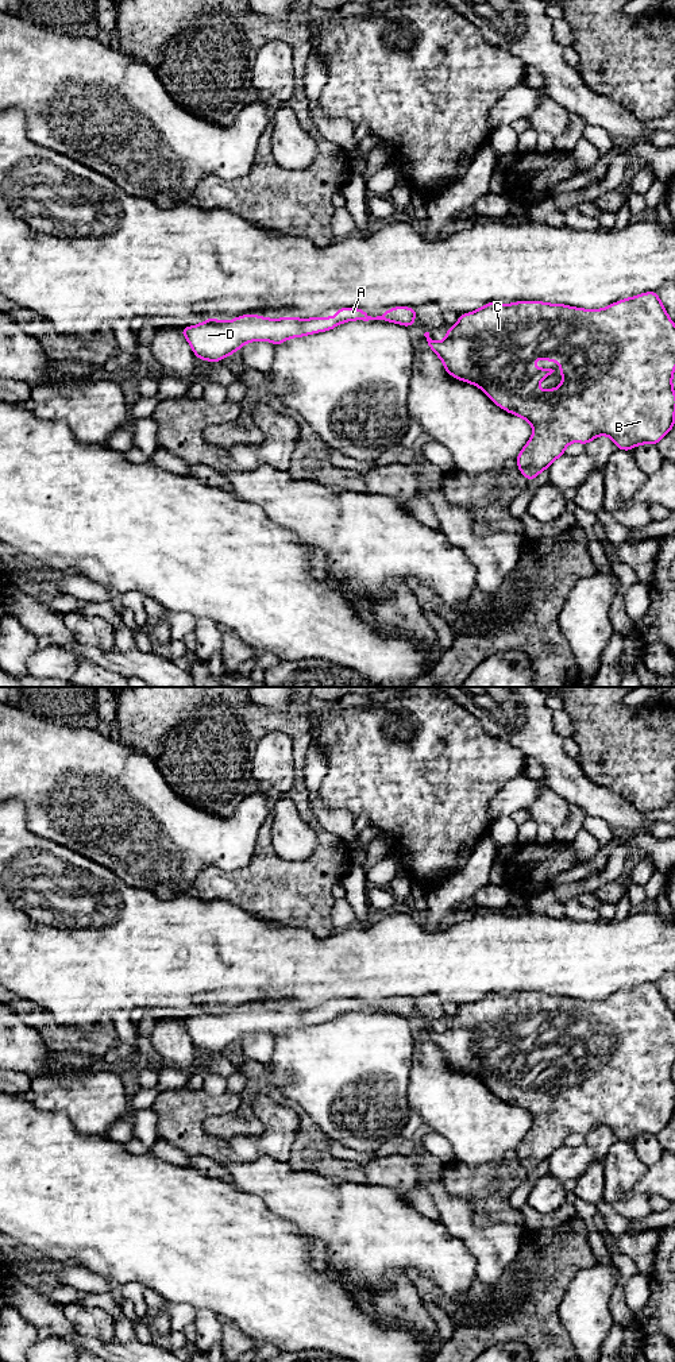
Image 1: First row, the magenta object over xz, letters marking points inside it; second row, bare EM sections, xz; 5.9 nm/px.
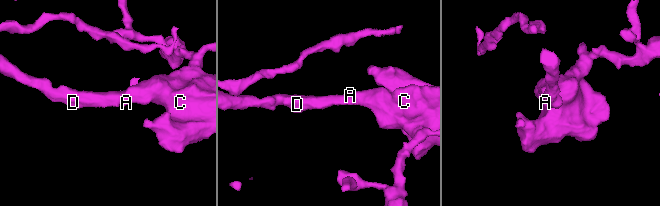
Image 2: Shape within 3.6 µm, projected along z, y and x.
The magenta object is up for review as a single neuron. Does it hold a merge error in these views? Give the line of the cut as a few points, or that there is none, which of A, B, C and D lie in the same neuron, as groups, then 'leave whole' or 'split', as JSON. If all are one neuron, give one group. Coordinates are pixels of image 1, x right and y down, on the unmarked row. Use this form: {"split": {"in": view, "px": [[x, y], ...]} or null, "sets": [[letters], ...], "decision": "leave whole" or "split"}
{"split": null, "sets": [["A", "B", "C", "D"]], "decision": "leave whole"}

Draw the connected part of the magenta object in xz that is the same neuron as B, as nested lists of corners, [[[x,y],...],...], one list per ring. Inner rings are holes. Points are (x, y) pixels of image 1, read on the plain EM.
[[[647,983],[639,987],[620,991],[605,1000],[582,1000],[563,995],[547,995],[541,992],[518,992],[513,995],[489,993],[482,999],[460,1006],[455,1018],[447,1018],[447,1029],[443,1033],[436,1033],[425,1023],[429,1039],[441,1050],[444,1061],[459,1072],[468,1073],[478,1077],[485,1085],[501,1100],[518,1107],[531,1114],[533,1126],[524,1137],[516,1149],[517,1158],[526,1172],[535,1170],[541,1162],[547,1161],[554,1151],[560,1149],[566,1138],[574,1133],[589,1135],[593,1130],[605,1126],[610,1128],[617,1141],[632,1142],[634,1137],[657,1135],[675,1116],[675,1081],[672,1080],[672,1066],[675,1061],[675,1015],[666,1003],[657,983]],[[545,1049],[551,1054],[556,1050],[560,1054],[560,1064],[563,1066],[562,1076],[549,1081],[539,1081],[537,1076],[549,1068],[555,1061],[535,1060],[535,1052]]]

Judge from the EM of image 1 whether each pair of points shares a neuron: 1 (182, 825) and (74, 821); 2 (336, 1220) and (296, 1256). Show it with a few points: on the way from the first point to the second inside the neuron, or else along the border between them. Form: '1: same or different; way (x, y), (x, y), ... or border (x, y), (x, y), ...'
1: same; way (155, 825), (135, 825), (130, 821), (101, 821)
2: different; border (288, 1220), (313, 1241)

